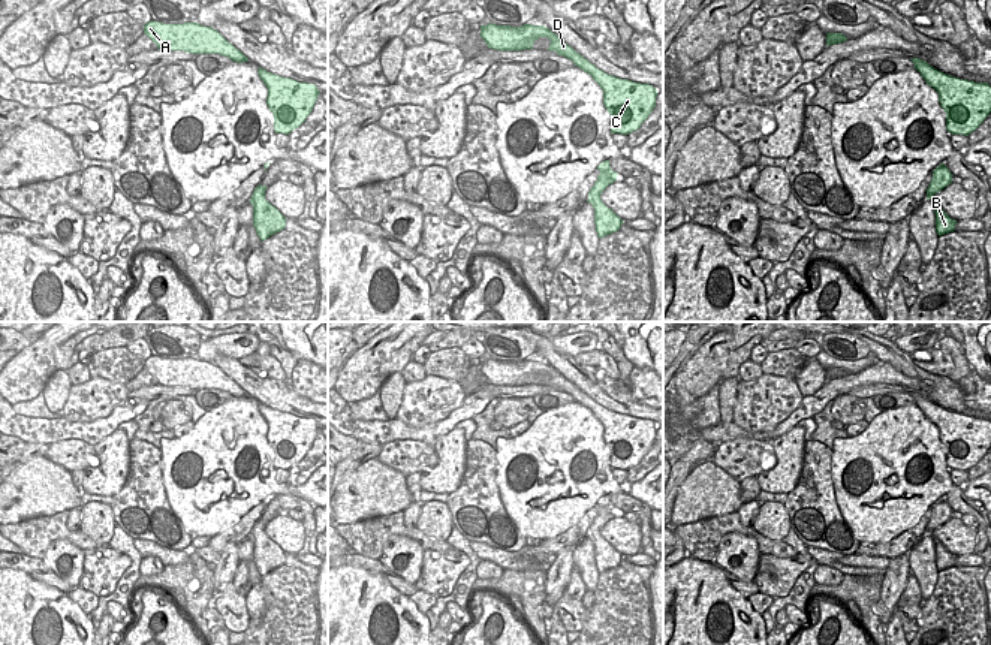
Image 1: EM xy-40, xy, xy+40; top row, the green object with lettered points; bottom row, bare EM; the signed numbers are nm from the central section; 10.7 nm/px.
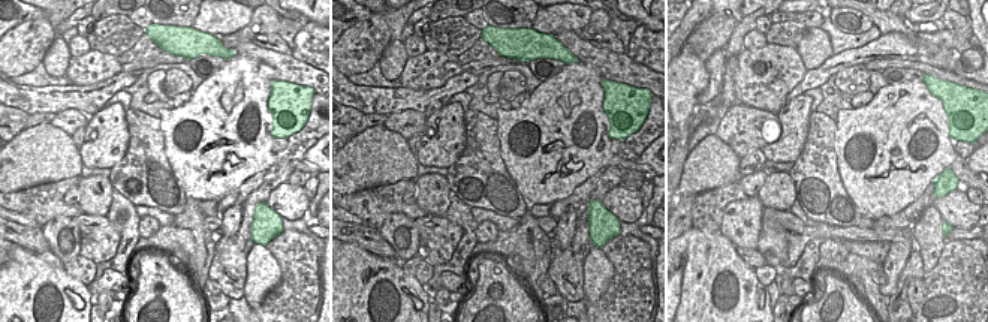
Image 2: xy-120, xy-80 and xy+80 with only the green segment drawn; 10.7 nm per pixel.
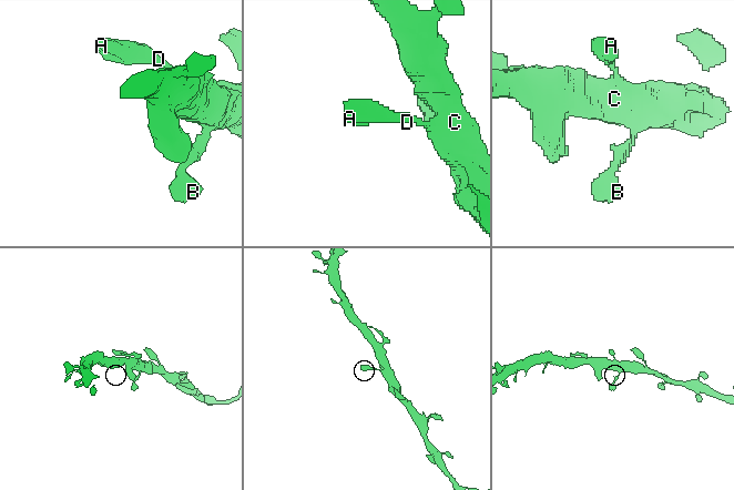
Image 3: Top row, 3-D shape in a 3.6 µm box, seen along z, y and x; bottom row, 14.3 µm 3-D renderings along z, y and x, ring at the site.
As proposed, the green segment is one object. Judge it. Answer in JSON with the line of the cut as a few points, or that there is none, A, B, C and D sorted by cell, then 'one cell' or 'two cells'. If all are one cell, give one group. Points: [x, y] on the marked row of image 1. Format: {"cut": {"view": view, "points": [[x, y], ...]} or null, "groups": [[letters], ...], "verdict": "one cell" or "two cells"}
{"cut": null, "groups": [["A", "B", "C", "D"]], "verdict": "one cell"}

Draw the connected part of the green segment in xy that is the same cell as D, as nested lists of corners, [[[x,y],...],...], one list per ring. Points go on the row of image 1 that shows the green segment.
[[[490,22],[481,25],[481,37],[488,48],[498,51],[533,49],[539,37],[548,37],[551,40],[548,51],[572,60],[603,90],[603,105],[611,115],[611,133],[629,135],[638,130],[656,106],[657,90],[653,85],[605,73],[545,25],[510,27]]]

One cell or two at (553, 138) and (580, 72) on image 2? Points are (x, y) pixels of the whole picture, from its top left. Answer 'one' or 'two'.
one

